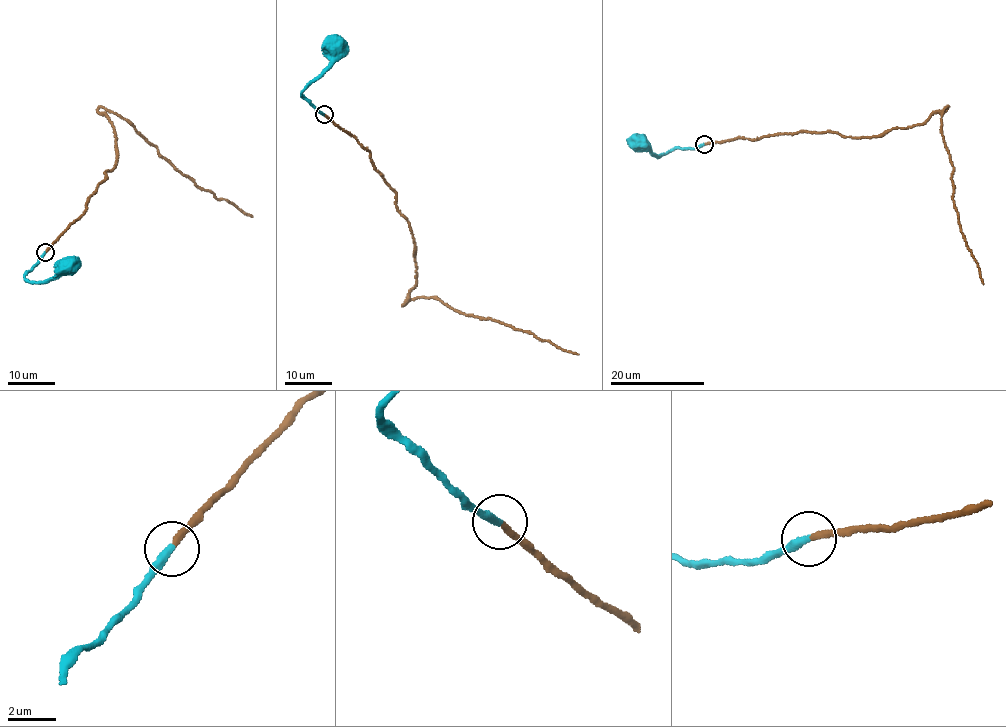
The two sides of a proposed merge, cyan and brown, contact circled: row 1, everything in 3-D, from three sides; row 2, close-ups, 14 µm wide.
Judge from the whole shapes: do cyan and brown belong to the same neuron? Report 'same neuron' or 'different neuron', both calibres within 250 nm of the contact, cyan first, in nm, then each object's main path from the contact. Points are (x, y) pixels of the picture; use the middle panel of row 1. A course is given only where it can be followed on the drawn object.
same neuron; 340 nm thick on the cyan side, 260 nm on the other; cyan runs (324, 115), (302, 92), (322, 75), (330, 63), (329, 53), (333, 49); brown runs (325, 115), (369, 151), (373, 169), (395, 193), (415, 257), (410, 298), (429, 297), (578, 354)

